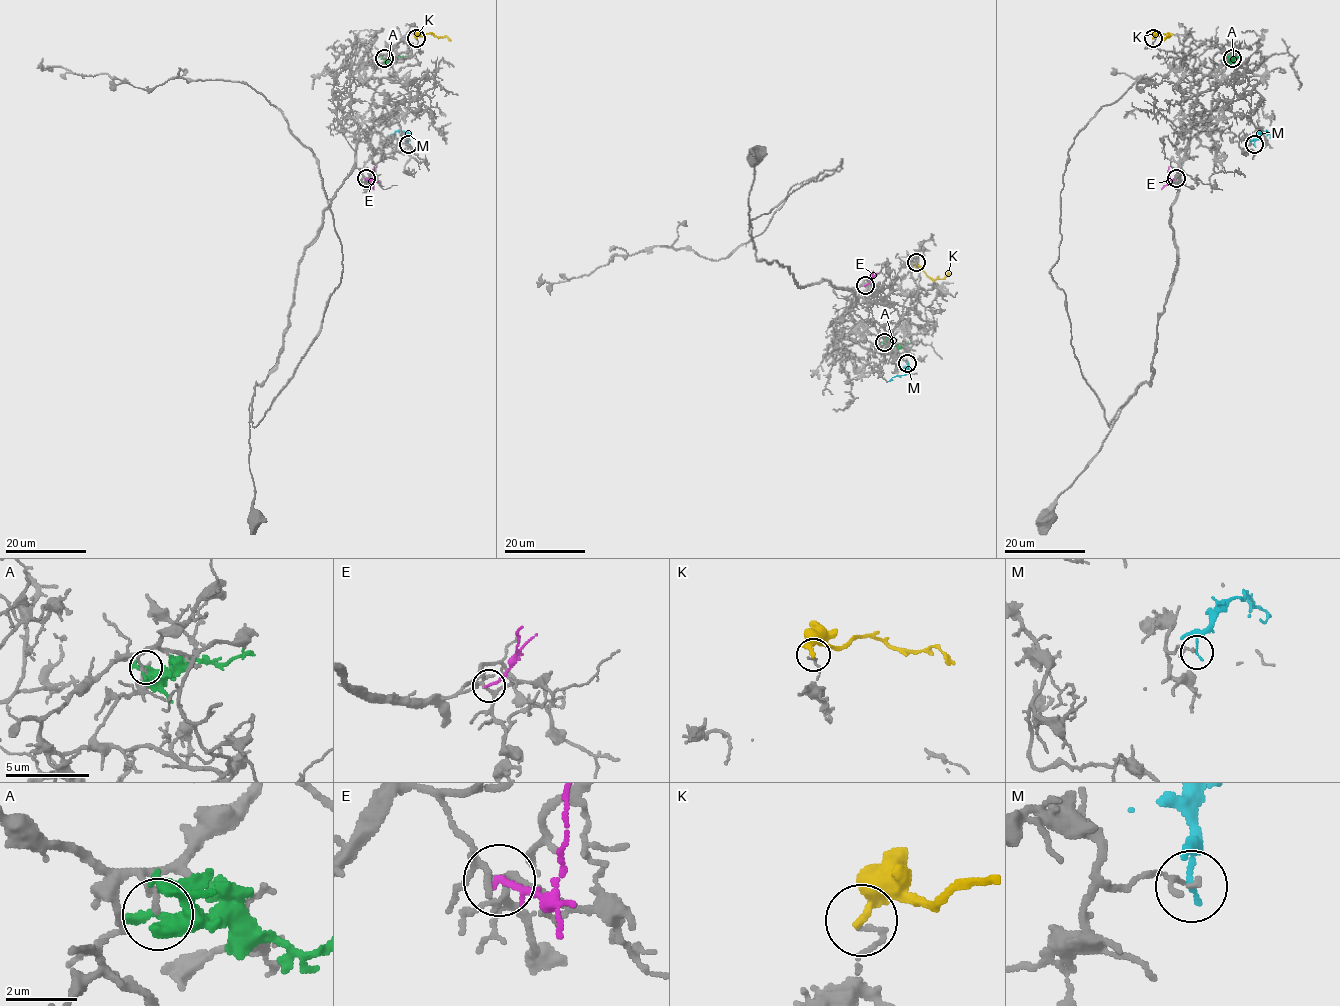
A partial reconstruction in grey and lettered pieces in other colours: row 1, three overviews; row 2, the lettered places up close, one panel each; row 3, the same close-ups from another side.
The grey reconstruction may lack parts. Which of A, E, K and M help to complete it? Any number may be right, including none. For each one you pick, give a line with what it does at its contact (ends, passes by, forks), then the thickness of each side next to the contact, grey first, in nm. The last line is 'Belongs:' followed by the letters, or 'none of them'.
Belongs: none of them

